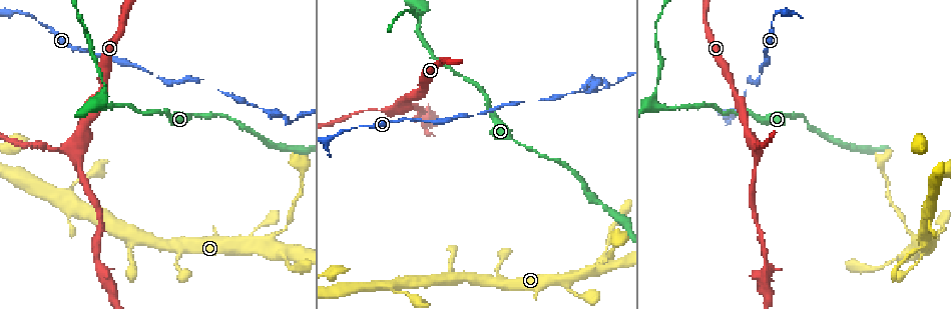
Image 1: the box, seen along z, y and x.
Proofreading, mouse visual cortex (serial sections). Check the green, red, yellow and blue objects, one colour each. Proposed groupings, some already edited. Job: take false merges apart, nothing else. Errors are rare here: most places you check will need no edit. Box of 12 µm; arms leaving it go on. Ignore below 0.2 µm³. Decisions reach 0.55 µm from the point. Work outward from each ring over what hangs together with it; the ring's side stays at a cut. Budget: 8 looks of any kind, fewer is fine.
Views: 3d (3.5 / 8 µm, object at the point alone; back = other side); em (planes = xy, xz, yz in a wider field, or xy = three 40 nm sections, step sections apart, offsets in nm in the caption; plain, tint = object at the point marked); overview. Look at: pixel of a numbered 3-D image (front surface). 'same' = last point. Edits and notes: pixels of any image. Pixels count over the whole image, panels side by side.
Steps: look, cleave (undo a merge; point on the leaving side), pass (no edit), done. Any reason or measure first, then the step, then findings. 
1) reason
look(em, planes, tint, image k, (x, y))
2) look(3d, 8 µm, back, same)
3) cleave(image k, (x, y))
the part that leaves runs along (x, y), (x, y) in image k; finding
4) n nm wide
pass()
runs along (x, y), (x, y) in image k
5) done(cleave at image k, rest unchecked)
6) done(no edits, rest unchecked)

thick turns thin
look(3d, 3.5 µm, image 1, (400, 107))

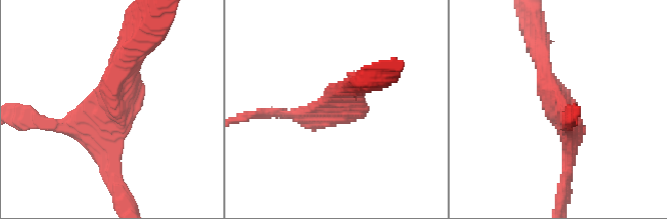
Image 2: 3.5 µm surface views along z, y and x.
need the tissue
look(em, xy, step 3, plain, image 2, (330, 113))

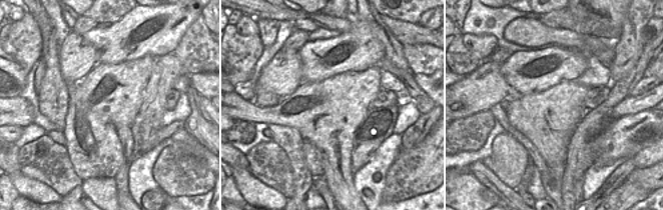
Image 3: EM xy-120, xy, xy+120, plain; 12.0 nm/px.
with the object marked
look(em, xy, step 3, tint, same)

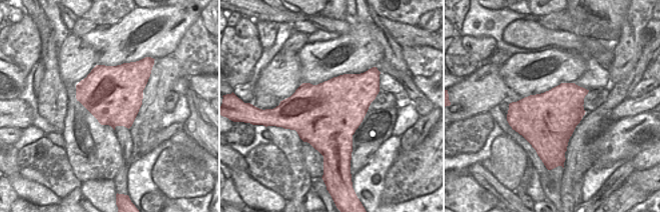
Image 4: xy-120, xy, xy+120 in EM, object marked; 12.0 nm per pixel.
800 nm wide
pass()
runs along (541, 61), (569, 126), (564, 184) in image 2; continuous, no second cell

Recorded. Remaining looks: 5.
arms part here
look(3d, 8 µm, back, image 1, (655, 108))

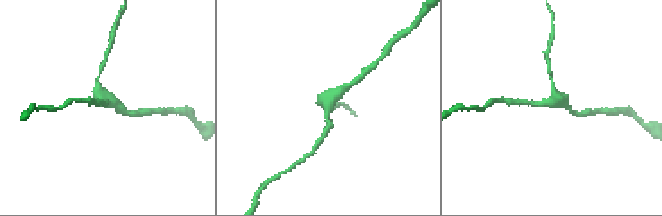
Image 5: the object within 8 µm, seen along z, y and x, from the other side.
look(3d, 3.5 µm, image 5, (556, 100))

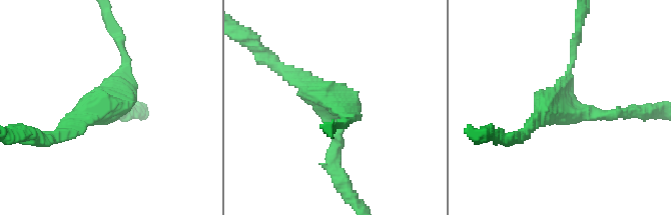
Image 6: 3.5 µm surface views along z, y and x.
3 arms; arms of 150, 200, 250 nm
look(em, planes, tint, image 6, (337, 109))

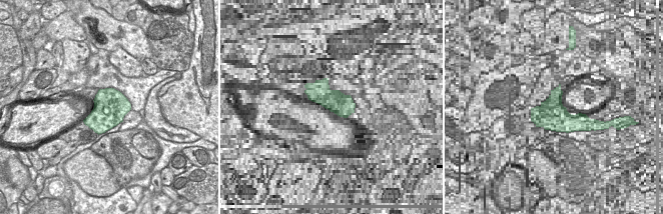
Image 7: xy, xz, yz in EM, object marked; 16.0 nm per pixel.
550 nm wide
cleave(image 6, (356, 111))
the part that leaves runs along (583, 113), (558, 104), (576, 42) in image 6; a second cell is stuck on

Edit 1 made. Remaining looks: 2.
thin neck
look(3d, 3.5 µm, image 1, (903, 222))

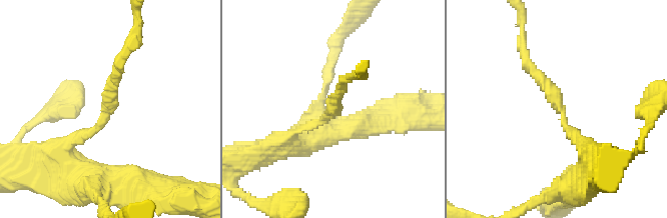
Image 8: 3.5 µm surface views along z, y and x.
arms of 200, 200 nm; need the tissue
look(em, xy, step 5, tint, image 8, (327, 113))

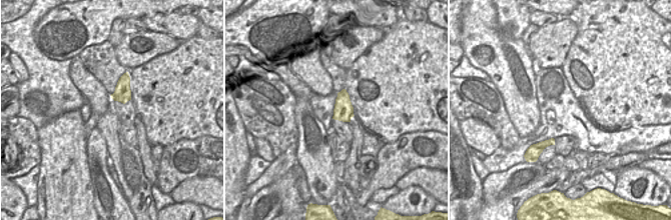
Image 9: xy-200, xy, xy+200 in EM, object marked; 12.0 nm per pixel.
pass()
all the same cell

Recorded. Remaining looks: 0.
done(cleave at image 6, rest unchecked)

